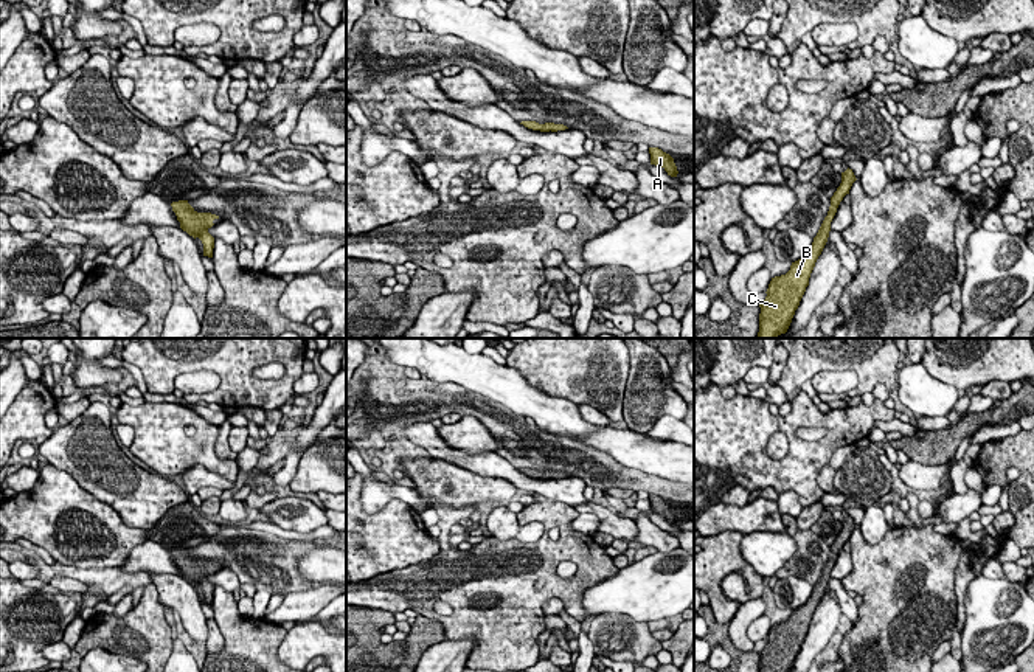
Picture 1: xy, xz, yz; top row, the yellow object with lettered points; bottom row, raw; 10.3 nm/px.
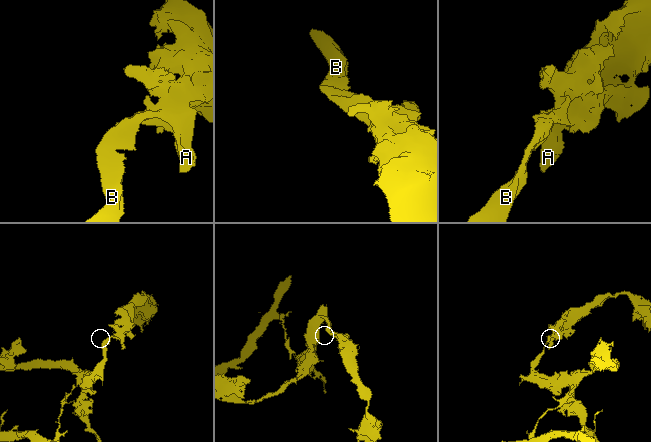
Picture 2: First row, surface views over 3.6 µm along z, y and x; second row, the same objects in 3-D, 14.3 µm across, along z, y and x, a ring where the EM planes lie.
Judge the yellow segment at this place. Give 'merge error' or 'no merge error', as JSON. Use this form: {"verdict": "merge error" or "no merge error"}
{"verdict": "no merge error"}

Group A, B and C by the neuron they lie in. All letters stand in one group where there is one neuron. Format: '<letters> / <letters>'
A B C

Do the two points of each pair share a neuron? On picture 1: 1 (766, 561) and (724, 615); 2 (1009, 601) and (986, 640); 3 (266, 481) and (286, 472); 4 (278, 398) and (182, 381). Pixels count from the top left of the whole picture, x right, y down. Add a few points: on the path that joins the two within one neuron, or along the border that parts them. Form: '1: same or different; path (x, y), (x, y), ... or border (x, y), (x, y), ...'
1: different; border (742, 537), (741, 556), (763, 578)
2: same; path (1002, 610), (1000, 624), (995, 630)
3: different; border (272, 475), (277, 484), (287, 486)
4: different; border (221, 377), (221, 382), (210, 391), (185, 394)

